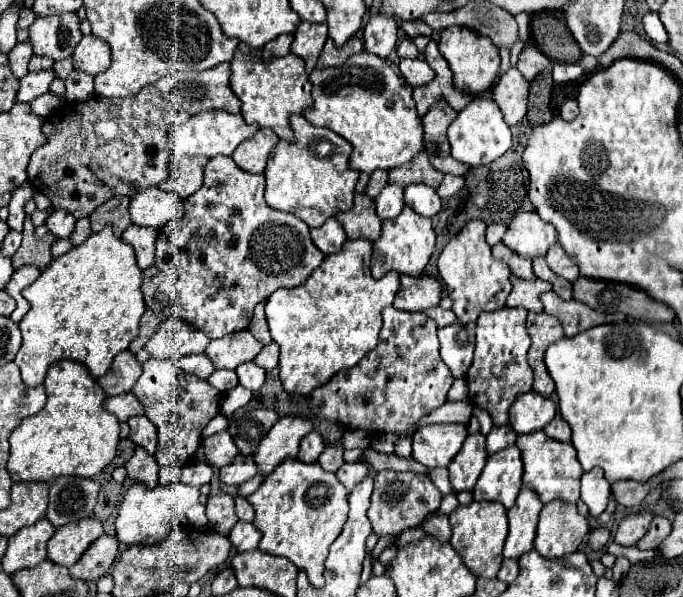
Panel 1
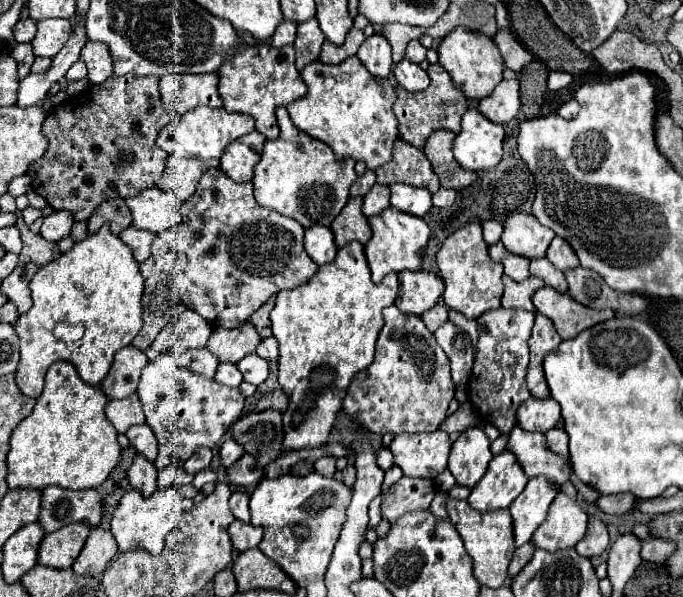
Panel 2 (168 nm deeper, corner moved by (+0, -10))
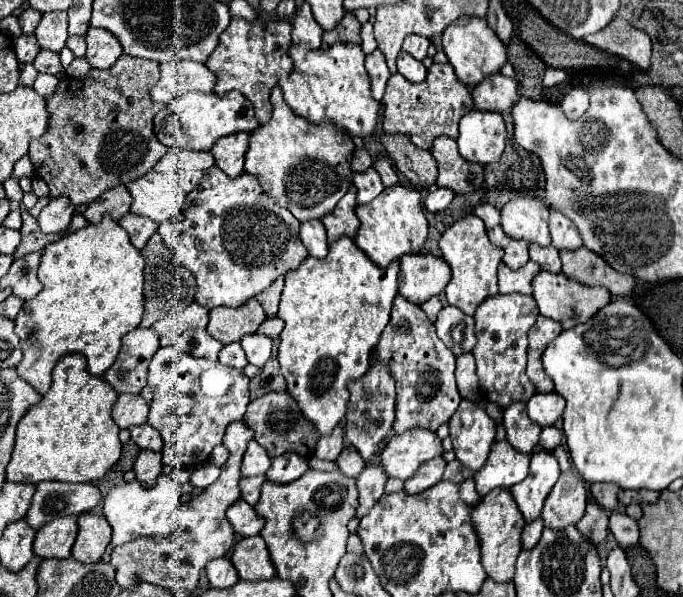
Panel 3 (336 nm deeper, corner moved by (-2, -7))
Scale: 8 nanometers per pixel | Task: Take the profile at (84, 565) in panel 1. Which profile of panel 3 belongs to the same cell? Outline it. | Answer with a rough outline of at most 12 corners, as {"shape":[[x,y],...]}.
{"shape":[[100,514],[78,516],[72,556],[98,562],[112,528]]}

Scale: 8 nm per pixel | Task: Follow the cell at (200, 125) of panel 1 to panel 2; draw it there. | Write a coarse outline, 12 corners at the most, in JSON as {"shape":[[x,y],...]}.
{"shape":[[196,107],[166,125],[168,155],[220,159],[254,131],[250,115]]}

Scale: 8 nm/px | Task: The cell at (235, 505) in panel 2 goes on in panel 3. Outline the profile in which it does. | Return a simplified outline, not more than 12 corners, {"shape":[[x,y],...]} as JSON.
{"shape":[[266,476],[242,478],[242,500],[254,506]]}

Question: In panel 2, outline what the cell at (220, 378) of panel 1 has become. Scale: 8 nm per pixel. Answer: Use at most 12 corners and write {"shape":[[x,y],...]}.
{"shape":[[220,363],[214,379],[228,387],[242,383],[242,373],[232,363]]}

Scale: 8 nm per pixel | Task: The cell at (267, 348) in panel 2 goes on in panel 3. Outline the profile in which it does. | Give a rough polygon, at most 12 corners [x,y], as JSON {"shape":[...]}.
{"shape":[[278,316],[266,318],[258,332],[278,338],[284,322]]}

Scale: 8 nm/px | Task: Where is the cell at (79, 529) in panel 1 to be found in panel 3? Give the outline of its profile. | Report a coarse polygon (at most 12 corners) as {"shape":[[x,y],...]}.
{"shape":[[76,516],[56,518],[34,538],[40,558],[68,558]]}

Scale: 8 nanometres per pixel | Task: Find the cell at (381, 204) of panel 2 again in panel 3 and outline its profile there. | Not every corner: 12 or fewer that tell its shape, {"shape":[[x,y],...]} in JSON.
{"shape":[[374,168],[354,172],[358,204],[372,202],[384,190]]}

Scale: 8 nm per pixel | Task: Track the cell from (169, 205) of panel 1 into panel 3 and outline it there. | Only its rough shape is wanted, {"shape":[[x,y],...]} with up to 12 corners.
{"shape":[[156,170],[126,184],[130,212],[164,222],[186,194]]}

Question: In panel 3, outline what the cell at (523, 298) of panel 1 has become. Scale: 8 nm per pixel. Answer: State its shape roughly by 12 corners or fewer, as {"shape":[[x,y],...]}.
{"shape":[[532,260],[518,270],[498,266],[500,294],[532,294],[540,268]]}

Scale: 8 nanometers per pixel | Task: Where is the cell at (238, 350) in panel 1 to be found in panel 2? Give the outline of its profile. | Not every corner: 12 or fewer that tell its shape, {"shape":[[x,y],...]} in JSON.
{"shape":[[252,323],[214,329],[208,349],[220,363],[252,355],[260,335]]}

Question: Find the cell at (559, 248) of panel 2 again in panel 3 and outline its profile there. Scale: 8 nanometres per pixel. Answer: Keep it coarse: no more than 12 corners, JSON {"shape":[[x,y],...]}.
{"shape":[[550,208],[552,244],[562,250],[582,246],[568,216]]}

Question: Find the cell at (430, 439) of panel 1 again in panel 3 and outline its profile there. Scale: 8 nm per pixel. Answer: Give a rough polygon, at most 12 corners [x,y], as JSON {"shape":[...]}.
{"shape":[[436,432],[392,436],[378,462],[388,478],[408,480],[442,454]]}

